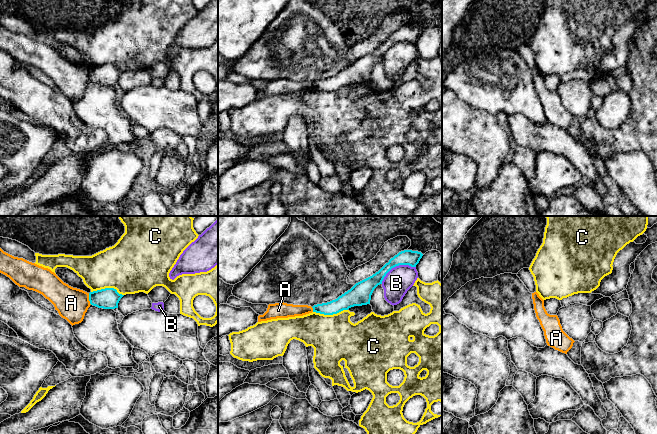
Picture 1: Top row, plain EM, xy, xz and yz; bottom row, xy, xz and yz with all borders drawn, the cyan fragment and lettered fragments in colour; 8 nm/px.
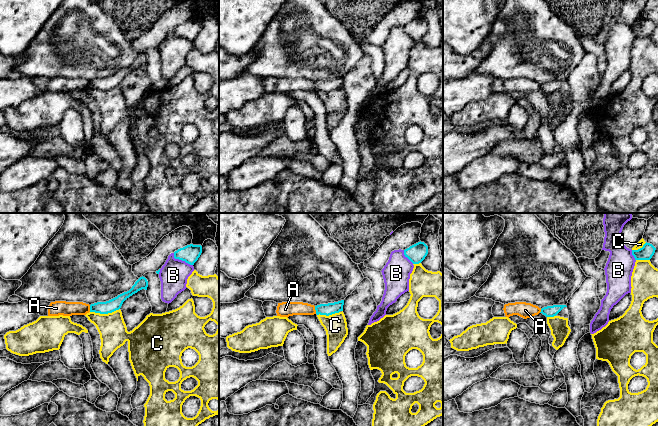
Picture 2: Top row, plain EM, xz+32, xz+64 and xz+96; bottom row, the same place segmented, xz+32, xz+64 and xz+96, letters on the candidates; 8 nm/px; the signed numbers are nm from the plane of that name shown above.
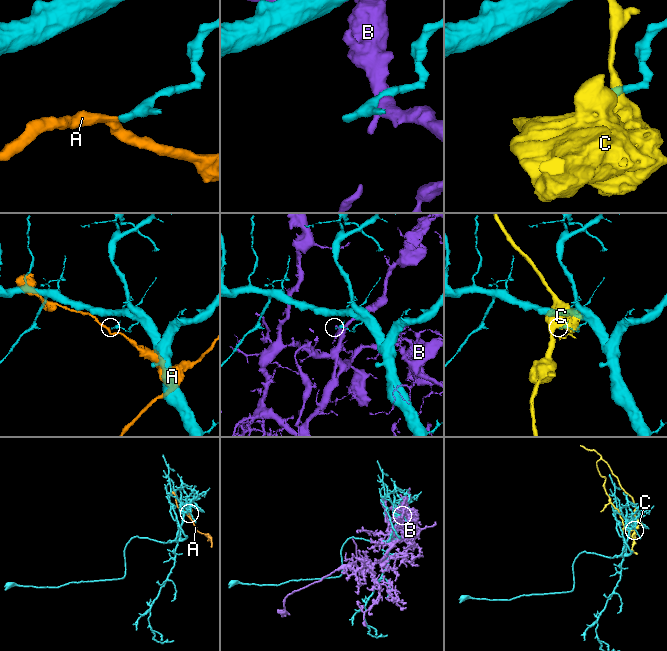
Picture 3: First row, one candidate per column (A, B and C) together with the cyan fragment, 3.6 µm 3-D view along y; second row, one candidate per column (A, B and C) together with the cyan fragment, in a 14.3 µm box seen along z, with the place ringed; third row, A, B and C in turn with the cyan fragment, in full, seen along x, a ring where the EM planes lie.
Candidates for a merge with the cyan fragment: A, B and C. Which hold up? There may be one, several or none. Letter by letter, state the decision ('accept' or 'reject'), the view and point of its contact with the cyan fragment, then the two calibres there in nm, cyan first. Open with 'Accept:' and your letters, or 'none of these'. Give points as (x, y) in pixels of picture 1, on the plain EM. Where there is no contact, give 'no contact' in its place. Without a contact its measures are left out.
Accept: none of these
A: reject | xy (89, 75) | 170/260 nm
B: reject | xz (396, 41) | 130/220 nm
C: reject | xz (330, 90) | 150/380 nm

